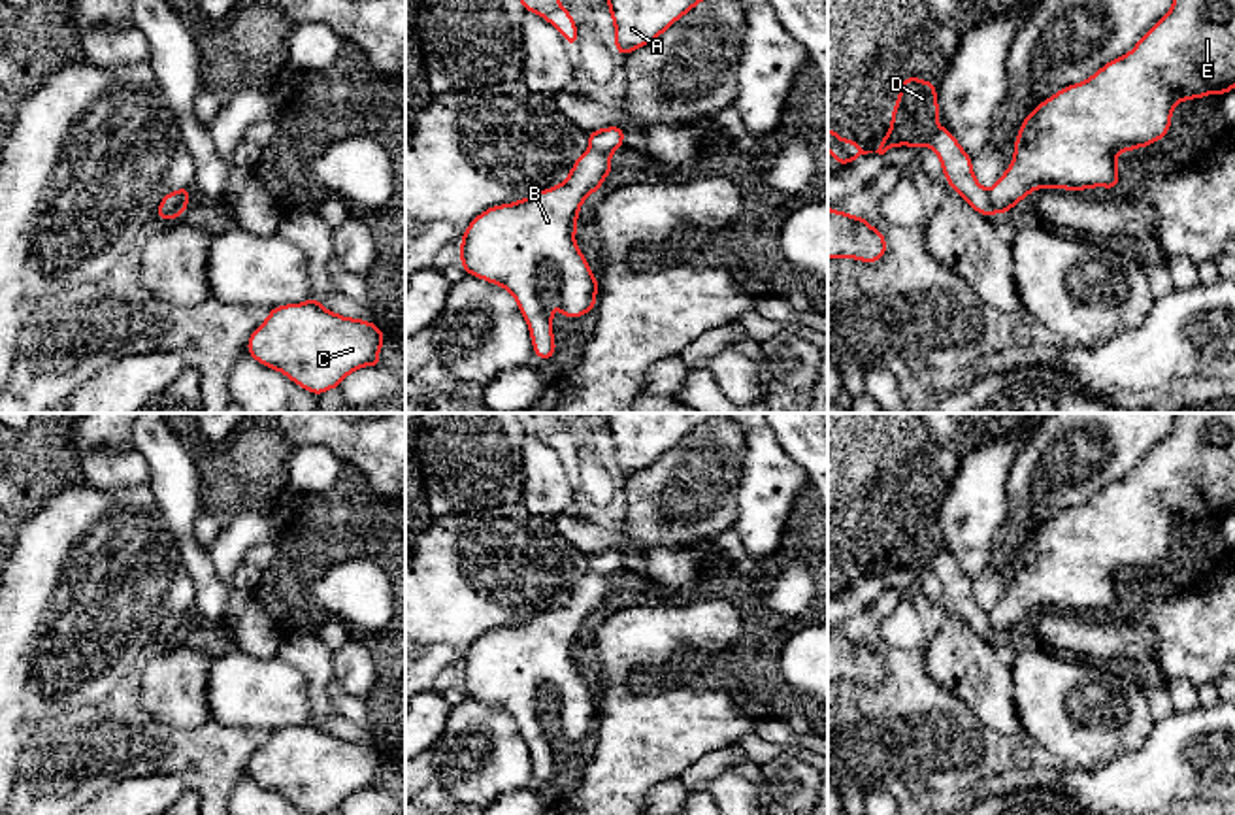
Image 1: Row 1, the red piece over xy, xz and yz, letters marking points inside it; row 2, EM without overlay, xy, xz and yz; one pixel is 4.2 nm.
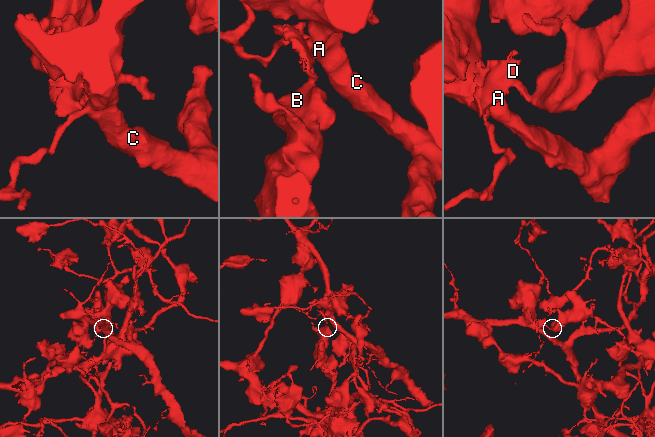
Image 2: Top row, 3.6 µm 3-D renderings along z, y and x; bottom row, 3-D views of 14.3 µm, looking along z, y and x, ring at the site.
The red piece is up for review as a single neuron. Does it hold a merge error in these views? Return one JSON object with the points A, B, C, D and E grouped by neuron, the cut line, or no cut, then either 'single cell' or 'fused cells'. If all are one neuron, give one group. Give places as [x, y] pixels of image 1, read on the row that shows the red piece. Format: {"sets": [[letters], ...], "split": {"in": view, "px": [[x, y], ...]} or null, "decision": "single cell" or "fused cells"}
{"sets": [["A", "C", "D"], ["B", "E"]], "split": {"in": "xy", "px": [[189, 189], [170, 216]]}, "decision": "fused cells"}

